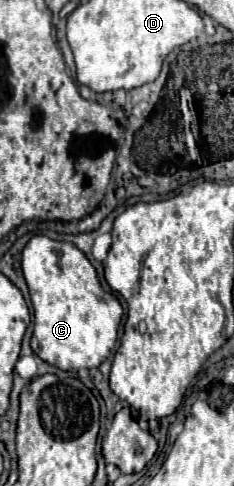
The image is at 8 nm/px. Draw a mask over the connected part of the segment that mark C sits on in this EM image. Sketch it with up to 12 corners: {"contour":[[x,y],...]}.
{"contour":[[34,236],[34,354],[100,366],[122,306],[74,244]]}

